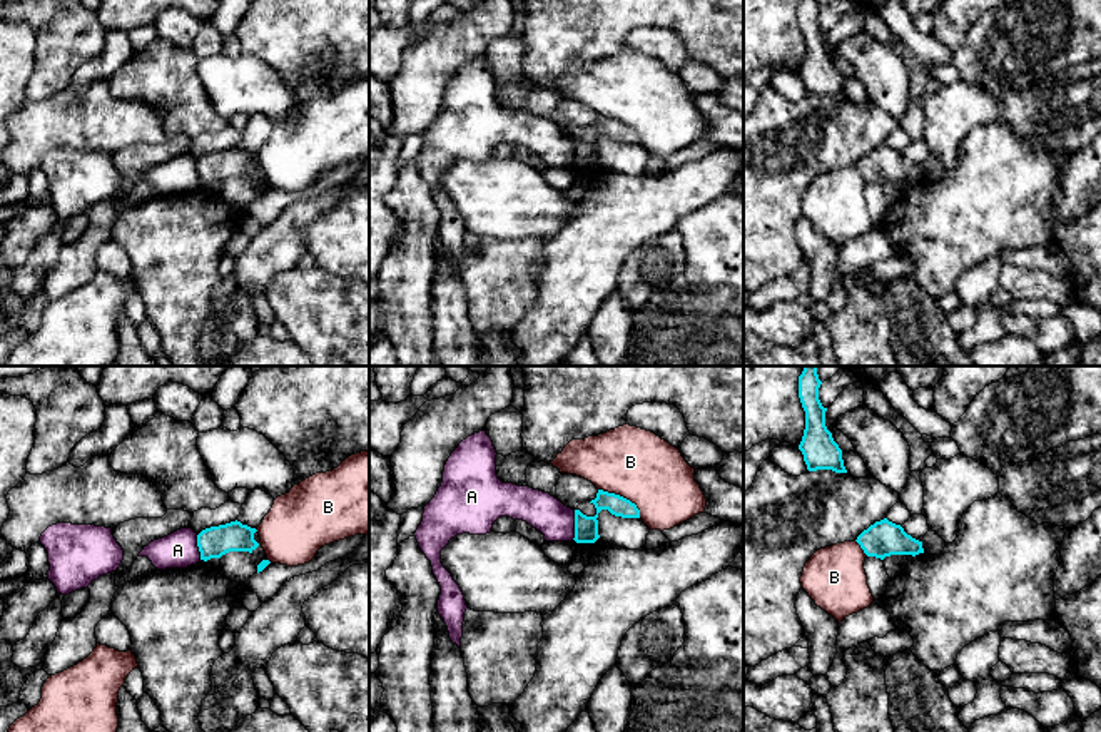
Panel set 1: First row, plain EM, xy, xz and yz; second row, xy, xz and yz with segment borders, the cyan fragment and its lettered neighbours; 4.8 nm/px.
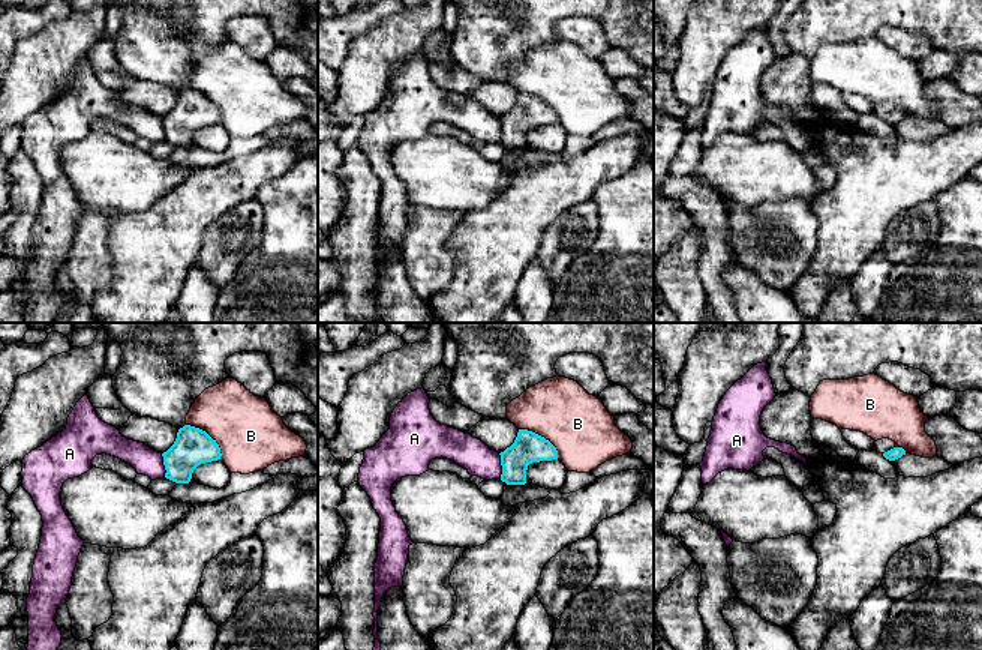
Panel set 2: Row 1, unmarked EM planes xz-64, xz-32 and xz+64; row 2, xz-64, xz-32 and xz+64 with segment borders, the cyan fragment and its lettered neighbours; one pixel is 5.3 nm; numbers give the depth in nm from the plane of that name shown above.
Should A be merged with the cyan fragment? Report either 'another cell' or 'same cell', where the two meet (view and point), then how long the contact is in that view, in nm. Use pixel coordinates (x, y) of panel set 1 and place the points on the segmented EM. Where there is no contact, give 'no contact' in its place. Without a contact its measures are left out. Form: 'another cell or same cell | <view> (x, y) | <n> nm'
another cell | xz (575, 525) | 140 nm

